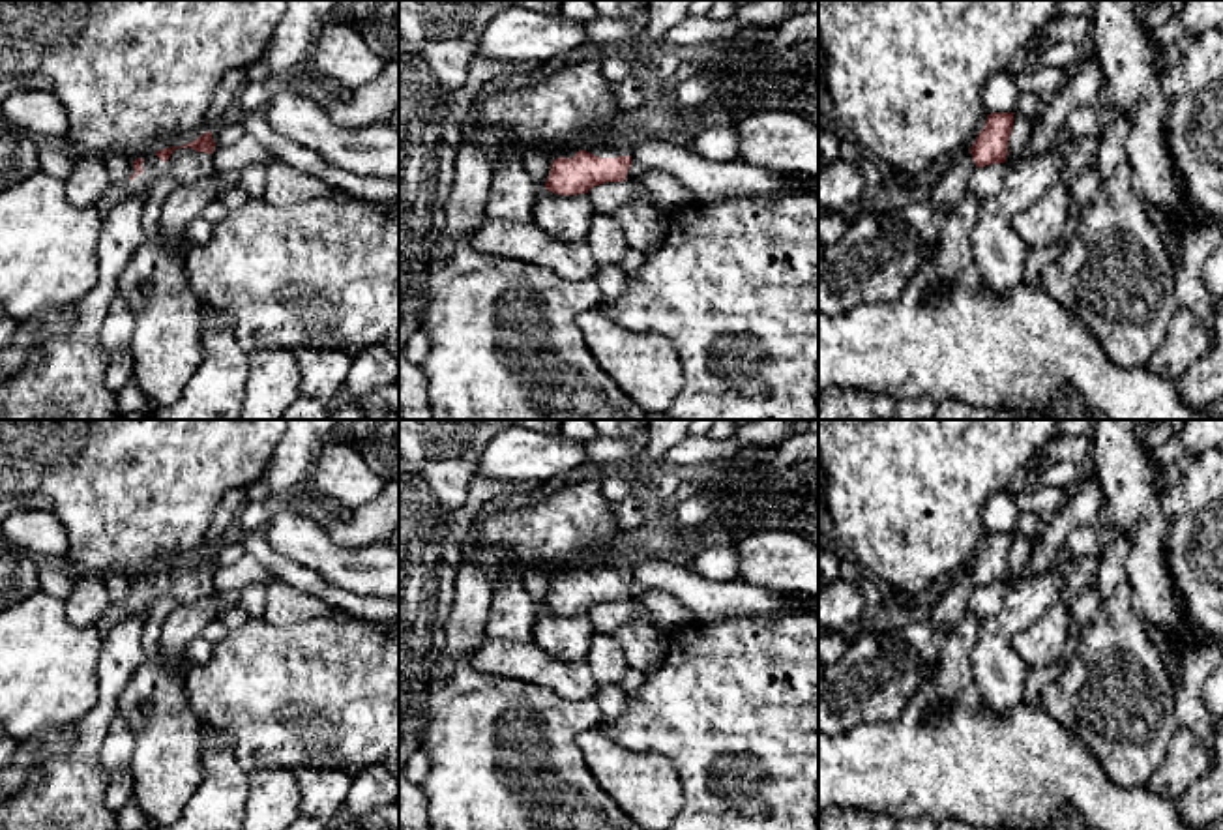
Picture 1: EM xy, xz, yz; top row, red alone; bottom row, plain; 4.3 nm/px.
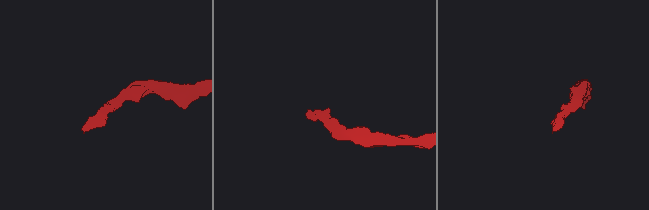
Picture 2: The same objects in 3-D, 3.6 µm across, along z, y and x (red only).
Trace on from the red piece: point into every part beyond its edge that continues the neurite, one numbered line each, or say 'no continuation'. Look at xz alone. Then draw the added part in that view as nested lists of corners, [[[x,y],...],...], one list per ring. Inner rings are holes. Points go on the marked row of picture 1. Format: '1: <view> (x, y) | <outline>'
1: xz (615, 145) | [[[609,135],[603,139],[575,141],[567,146],[566,157],[573,157],[579,150],[586,150],[599,157],[631,156],[633,141],[627,135]]]

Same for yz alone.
1: yz (952, 188) | [[[970,150],[951,157],[938,184],[925,195],[931,208],[946,217],[966,197],[974,170]]]

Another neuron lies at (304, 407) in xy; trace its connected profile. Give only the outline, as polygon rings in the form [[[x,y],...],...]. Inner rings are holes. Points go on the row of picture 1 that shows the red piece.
[[[300,395],[281,416],[281,420],[328,420],[328,407],[318,399]]]

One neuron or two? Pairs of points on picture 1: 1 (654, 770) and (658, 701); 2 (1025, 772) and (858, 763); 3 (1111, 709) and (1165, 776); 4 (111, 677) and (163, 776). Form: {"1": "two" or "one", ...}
{"1": "two", "2": "one", "3": "two", "4": "two"}

